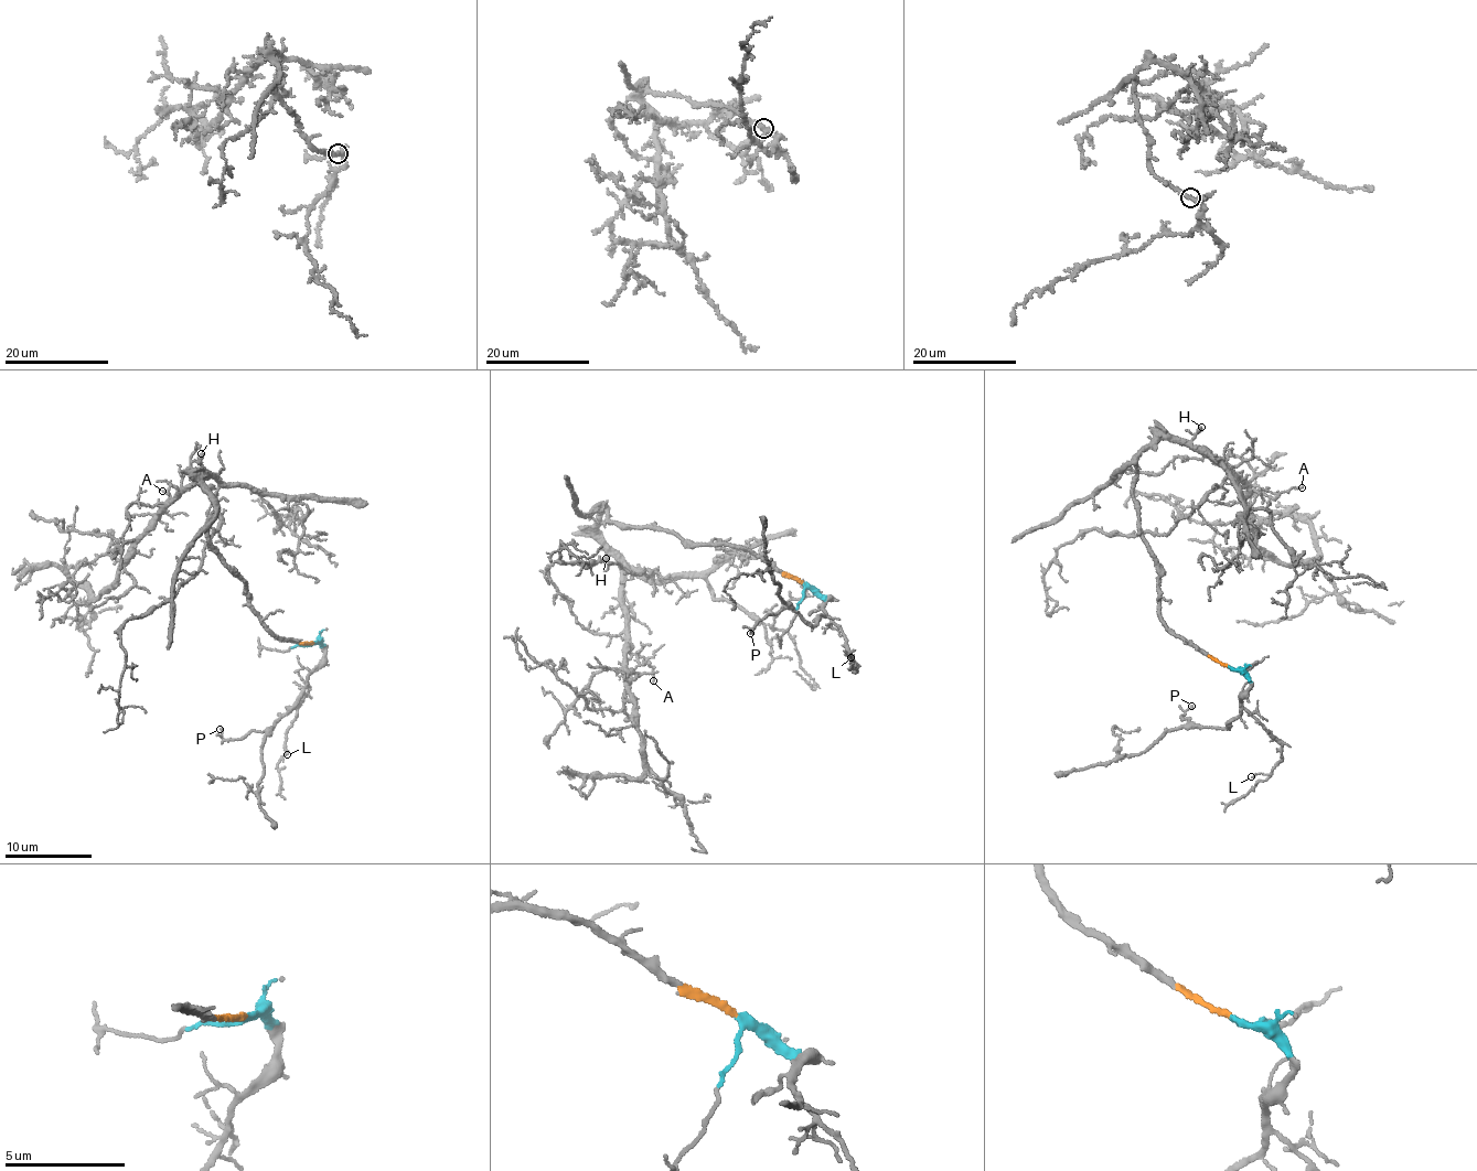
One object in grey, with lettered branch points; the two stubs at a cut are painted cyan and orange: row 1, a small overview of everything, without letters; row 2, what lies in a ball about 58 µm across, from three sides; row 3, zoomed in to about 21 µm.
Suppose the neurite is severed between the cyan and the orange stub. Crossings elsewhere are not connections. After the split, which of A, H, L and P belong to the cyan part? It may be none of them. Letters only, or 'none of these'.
L, P

